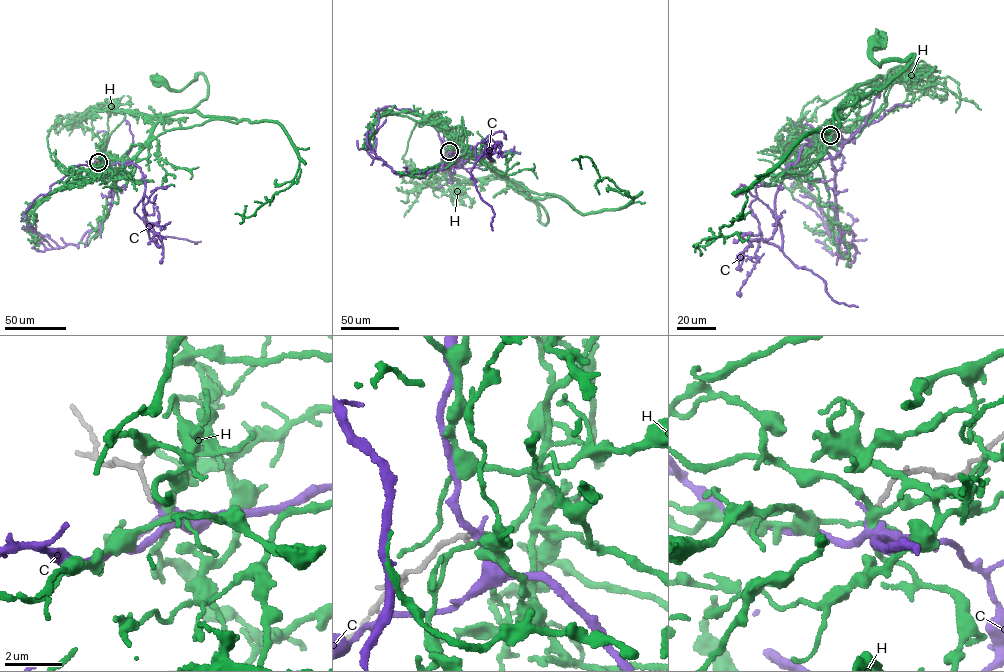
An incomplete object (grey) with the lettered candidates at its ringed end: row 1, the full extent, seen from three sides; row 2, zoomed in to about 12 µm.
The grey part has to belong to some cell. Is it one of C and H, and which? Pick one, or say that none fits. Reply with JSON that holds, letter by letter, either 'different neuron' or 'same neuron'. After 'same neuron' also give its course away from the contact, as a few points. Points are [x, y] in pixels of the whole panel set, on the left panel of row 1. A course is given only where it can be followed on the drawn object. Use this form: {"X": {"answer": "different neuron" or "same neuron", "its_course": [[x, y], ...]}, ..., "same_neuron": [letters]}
{"C": {"answer": "same neuron", "its_course": [[98, 162], [140, 168], [147, 230], [149, 197], [174, 186]]}, "H": {"answer": "different neuron"}, "same_neuron": ["C"]}

